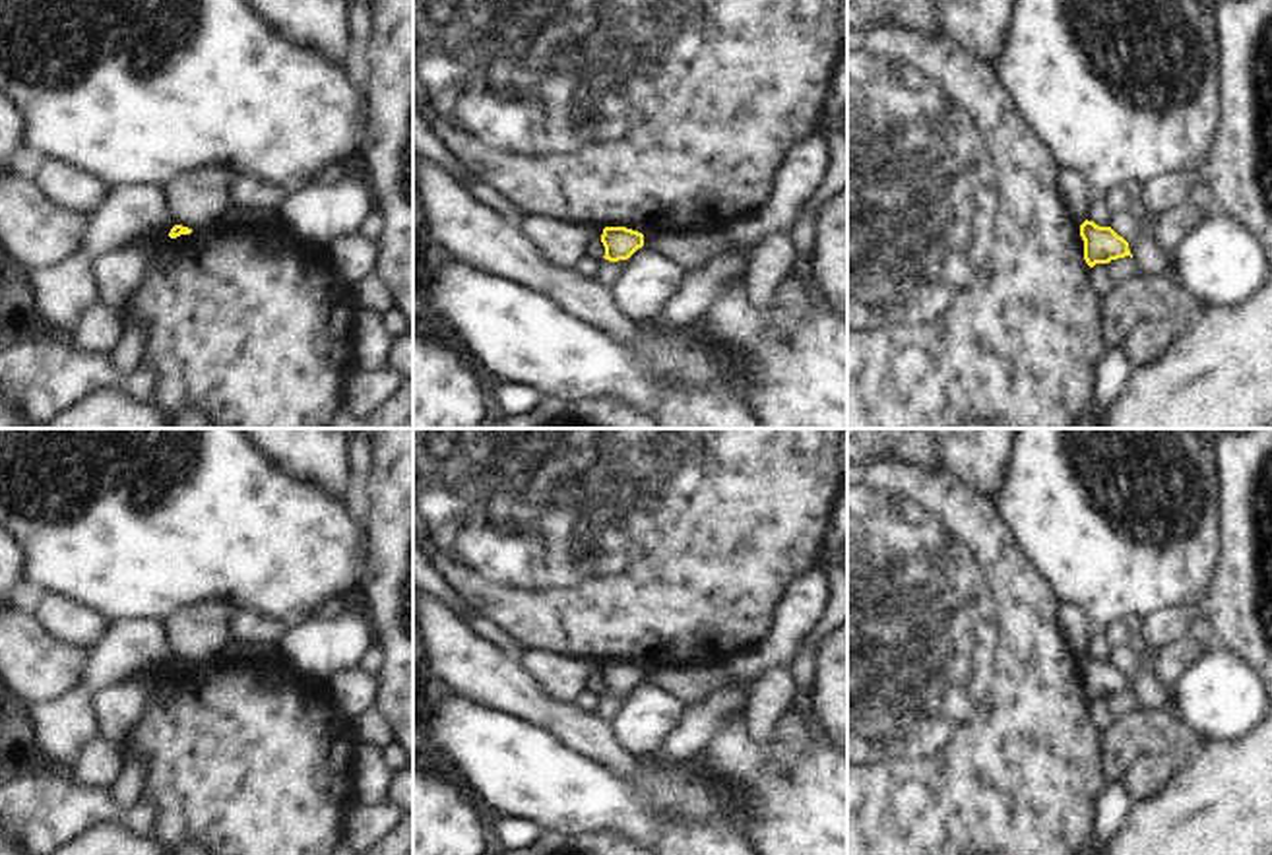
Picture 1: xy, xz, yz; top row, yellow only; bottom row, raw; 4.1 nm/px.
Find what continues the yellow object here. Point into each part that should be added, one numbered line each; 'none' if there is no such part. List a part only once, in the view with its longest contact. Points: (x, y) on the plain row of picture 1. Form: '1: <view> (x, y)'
none

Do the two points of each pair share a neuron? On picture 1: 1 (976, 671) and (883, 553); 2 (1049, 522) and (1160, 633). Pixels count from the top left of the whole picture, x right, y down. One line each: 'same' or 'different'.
1: same
2: different

